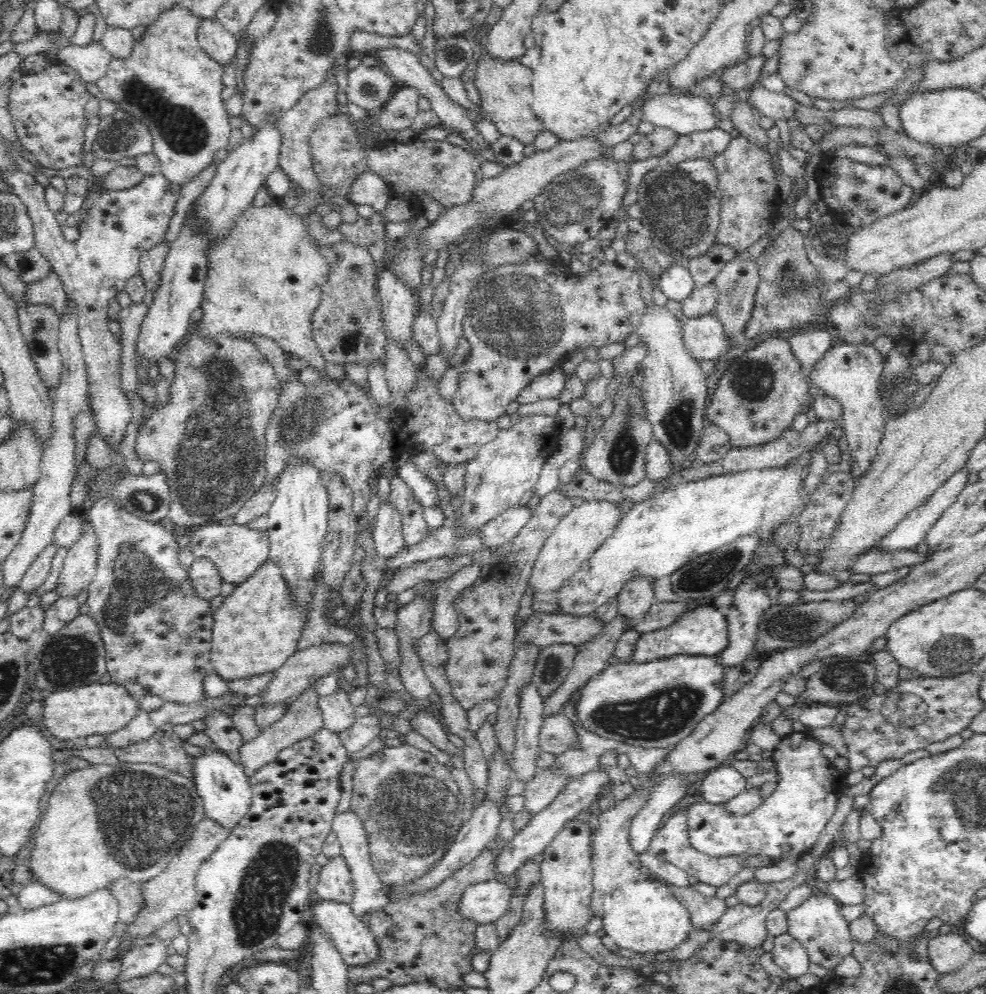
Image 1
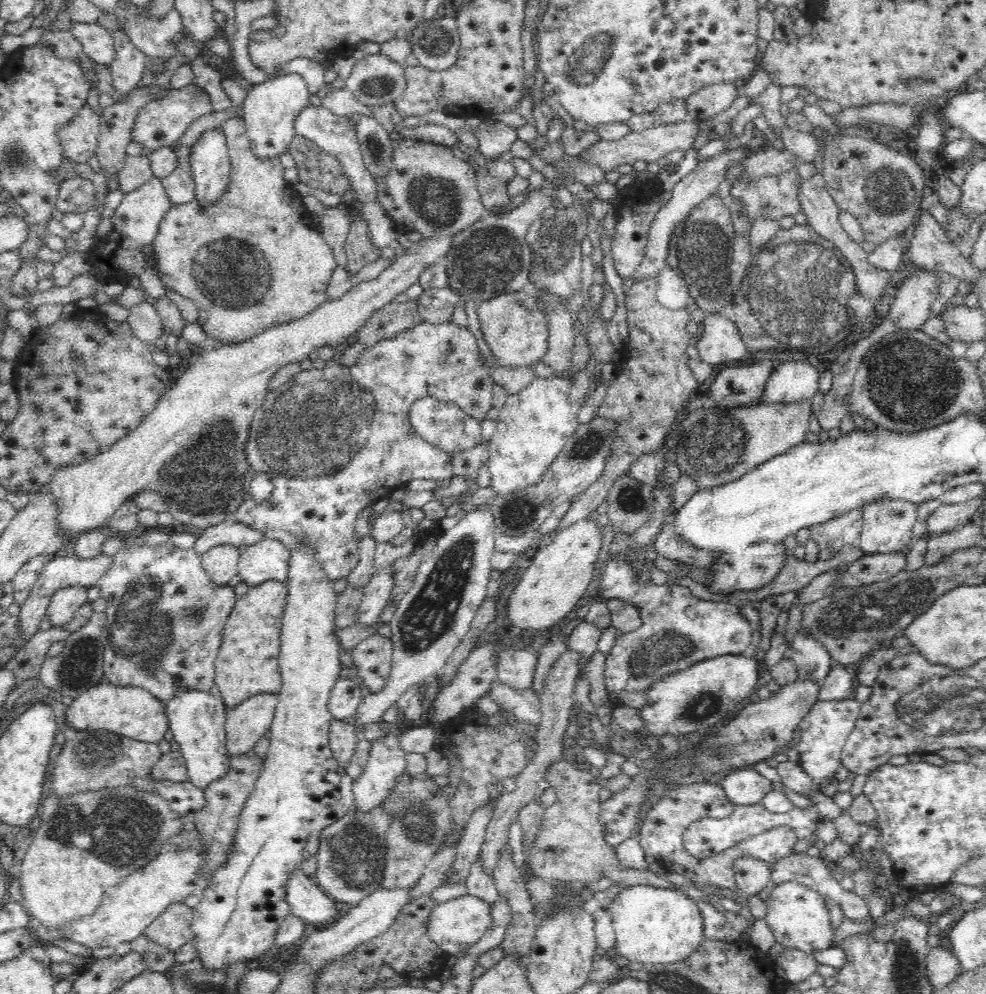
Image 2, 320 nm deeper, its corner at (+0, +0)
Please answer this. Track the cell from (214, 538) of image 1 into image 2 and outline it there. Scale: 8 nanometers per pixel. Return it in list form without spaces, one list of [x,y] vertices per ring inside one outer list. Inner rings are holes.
[[[264,537],[256,544],[241,548],[238,576],[249,588],[268,580],[285,583],[290,562],[290,549],[280,540]]]

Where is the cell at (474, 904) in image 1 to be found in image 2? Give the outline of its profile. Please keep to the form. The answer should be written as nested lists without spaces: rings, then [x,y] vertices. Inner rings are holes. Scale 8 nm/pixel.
[[[464,895],[434,905],[427,924],[427,935],[444,952],[456,955],[480,940],[492,921],[491,908],[486,900],[478,896]]]

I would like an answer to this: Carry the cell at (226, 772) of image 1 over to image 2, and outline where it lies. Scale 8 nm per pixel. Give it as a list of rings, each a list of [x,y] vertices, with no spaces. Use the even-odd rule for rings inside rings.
[[[182,687],[175,692],[172,700],[166,702],[166,709],[169,736],[180,744],[188,778],[194,786],[205,790],[211,782],[223,777],[230,766],[230,758],[226,755],[226,706],[216,691],[204,692],[196,688]]]

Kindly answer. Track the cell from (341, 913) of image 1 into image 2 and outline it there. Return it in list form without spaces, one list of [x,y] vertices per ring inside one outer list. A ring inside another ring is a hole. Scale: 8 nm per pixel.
[[[302,869],[291,872],[285,889],[291,913],[306,923],[330,925],[344,910]]]

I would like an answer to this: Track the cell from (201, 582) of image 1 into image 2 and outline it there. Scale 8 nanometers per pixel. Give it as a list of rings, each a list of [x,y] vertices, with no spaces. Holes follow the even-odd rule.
[[[232,544],[215,546],[201,555],[201,564],[210,579],[219,586],[239,574],[241,548]]]

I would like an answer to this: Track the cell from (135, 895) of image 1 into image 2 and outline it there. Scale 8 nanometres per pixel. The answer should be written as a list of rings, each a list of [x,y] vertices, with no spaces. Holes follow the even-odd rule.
[[[185,903],[171,904],[142,932],[150,940],[170,951],[182,948],[184,944],[194,941],[192,932],[194,909]]]

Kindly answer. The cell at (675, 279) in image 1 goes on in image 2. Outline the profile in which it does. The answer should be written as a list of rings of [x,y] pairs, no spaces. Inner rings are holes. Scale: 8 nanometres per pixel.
[[[665,266],[657,276],[657,301],[671,311],[684,310],[689,300],[689,286],[675,269]]]

